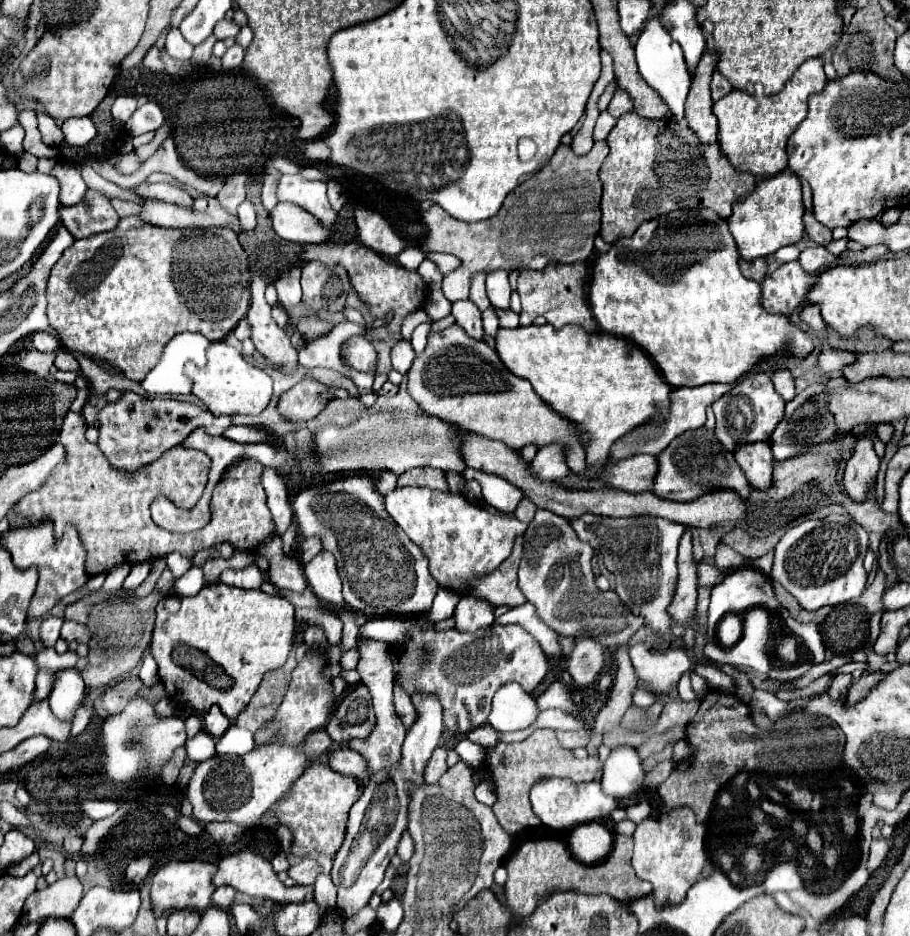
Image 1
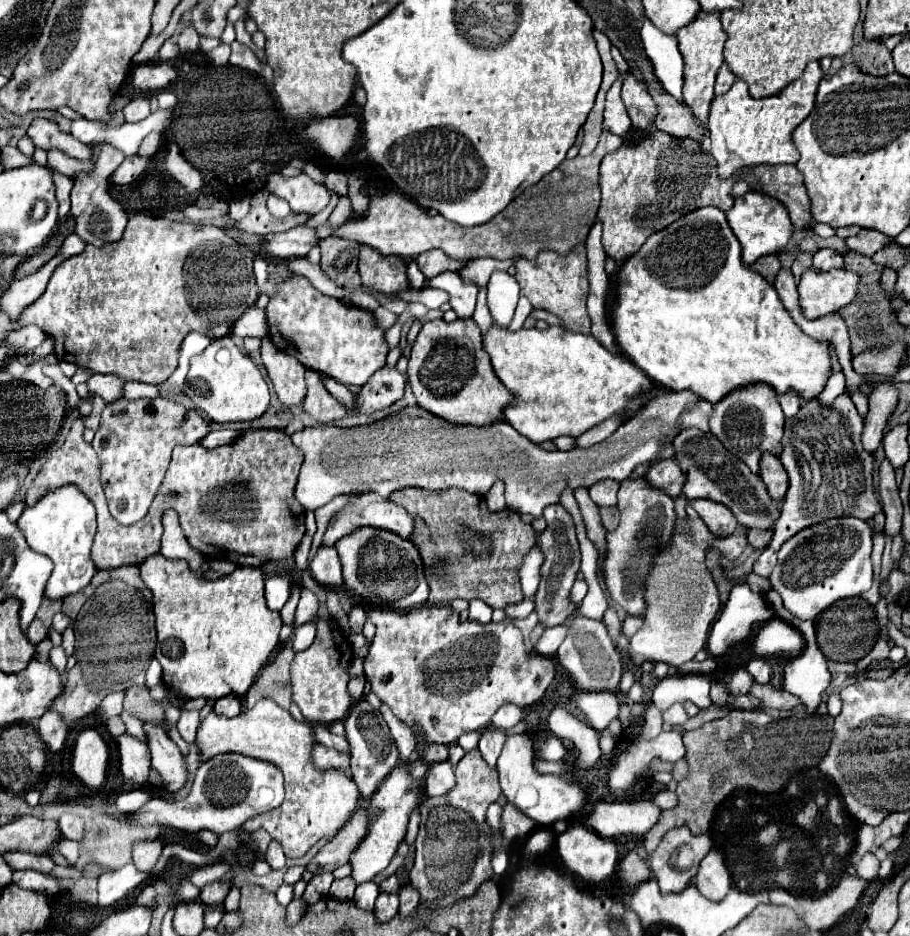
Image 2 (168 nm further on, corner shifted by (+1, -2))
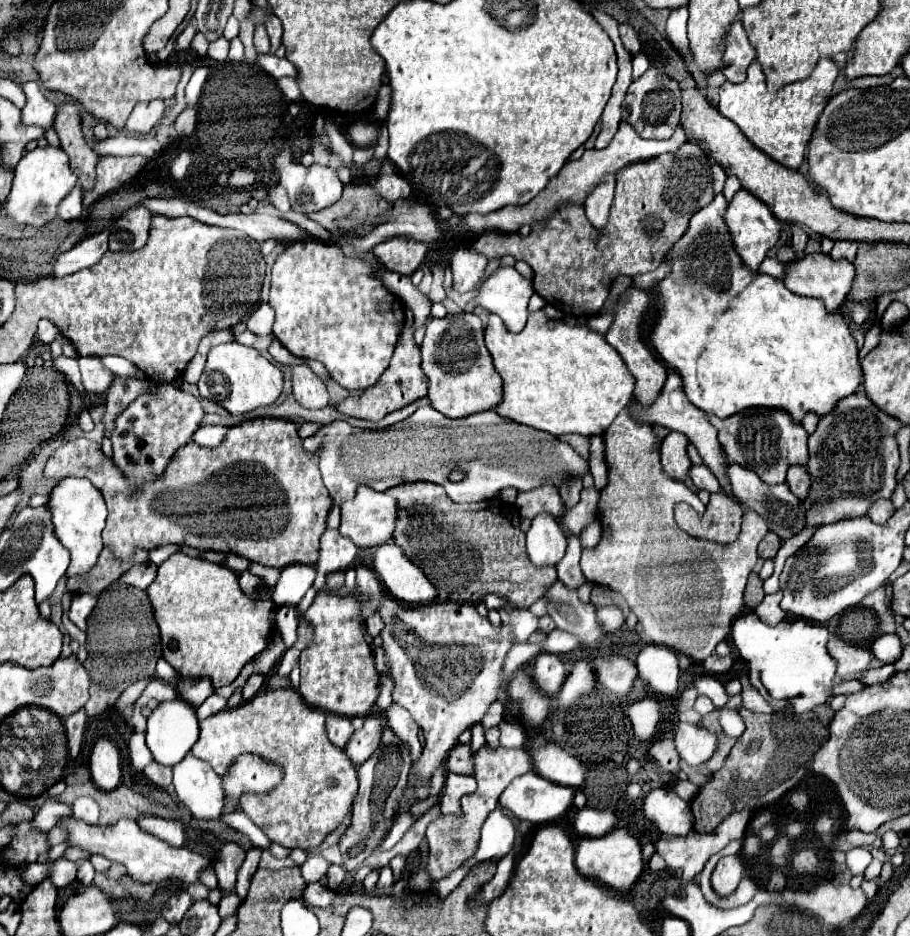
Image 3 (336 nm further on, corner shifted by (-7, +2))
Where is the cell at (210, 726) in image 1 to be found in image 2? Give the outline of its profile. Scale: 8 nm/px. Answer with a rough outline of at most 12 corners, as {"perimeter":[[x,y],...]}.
{"perimeter":[[227,695],[215,703],[215,713],[235,717],[241,711],[241,699]]}

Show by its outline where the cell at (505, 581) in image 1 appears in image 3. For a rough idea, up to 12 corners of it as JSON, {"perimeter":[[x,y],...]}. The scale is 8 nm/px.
{"perimeter":[[403,483],[395,543],[441,601],[531,607],[519,509]]}

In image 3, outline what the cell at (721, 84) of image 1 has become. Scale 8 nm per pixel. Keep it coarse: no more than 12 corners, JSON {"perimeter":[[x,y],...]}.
{"perimeter":[[735,19],[721,71],[739,83],[753,61],[743,25]]}

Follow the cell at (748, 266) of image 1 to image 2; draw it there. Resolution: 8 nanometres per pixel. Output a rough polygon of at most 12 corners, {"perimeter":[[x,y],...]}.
{"perimeter":[[765,255],[751,265],[769,283],[775,281],[781,263],[777,255]]}

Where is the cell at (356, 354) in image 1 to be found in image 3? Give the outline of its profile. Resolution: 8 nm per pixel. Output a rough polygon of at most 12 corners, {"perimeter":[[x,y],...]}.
{"perimeter":[[315,239],[273,265],[275,337],[349,391],[403,323],[375,267]]}

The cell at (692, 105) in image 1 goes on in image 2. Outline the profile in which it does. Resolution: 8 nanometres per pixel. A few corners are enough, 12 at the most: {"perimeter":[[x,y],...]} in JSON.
{"perimeter":[[719,11],[677,35],[683,101],[707,125],[727,35]]}

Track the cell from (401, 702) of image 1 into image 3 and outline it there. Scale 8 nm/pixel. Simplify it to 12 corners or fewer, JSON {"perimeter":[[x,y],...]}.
{"perimeter":[[455,745],[447,757],[447,769],[471,775],[471,747]]}

